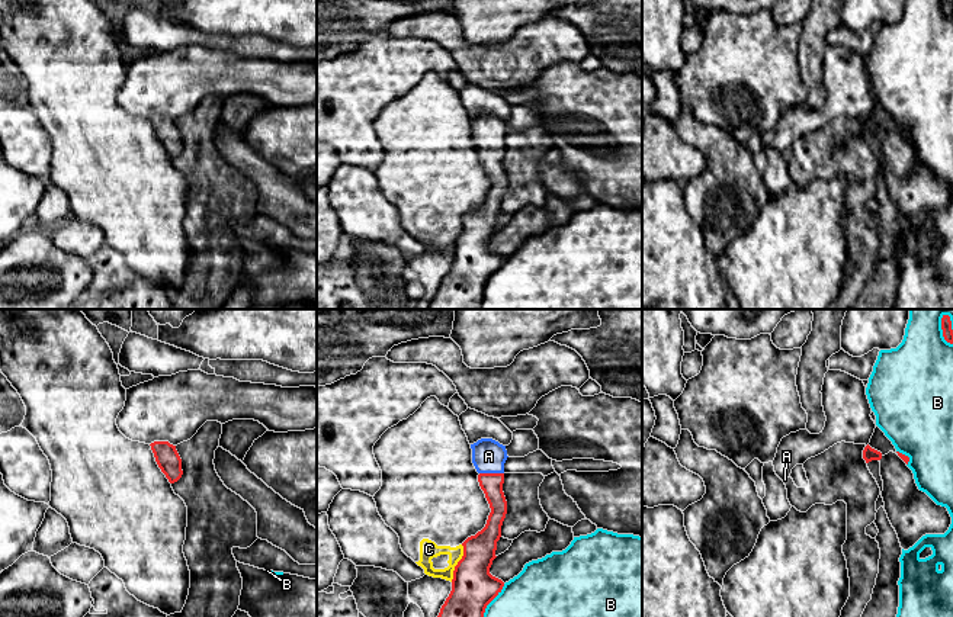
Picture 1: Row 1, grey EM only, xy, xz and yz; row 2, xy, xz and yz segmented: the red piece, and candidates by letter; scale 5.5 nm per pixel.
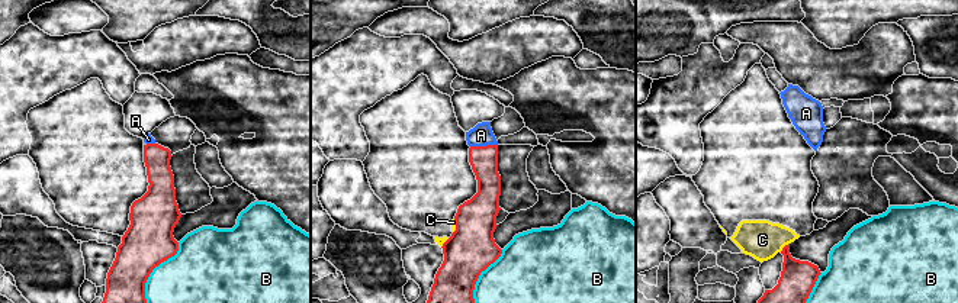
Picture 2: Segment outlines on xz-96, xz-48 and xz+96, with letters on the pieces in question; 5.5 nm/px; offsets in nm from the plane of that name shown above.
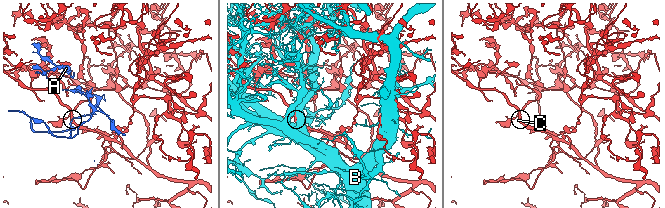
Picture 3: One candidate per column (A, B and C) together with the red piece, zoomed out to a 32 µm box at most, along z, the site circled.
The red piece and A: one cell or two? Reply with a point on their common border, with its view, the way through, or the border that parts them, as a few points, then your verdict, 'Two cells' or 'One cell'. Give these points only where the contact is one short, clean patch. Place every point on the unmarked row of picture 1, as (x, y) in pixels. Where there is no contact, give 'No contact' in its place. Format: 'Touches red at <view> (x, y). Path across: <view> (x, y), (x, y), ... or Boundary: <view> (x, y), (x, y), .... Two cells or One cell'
Touches red at xz (491, 148). Path across: xz (491, 158), (491, 148), (488, 131). One cell

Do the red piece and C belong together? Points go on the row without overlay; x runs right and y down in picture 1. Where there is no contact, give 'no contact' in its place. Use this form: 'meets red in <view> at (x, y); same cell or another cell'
meets red in xz at (458, 238); another cell

